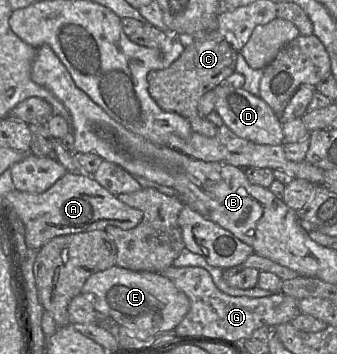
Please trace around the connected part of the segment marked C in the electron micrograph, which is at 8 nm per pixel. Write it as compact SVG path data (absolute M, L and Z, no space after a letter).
M217 30L185 40L185 49L176 61L166 69L153 70L148 74L148 91L163 111L185 117L193 132L206 137L214 137L218 132L218 127L206 117L200 116L198 104L204 94L223 84L226 78L235 72L239 53Z

